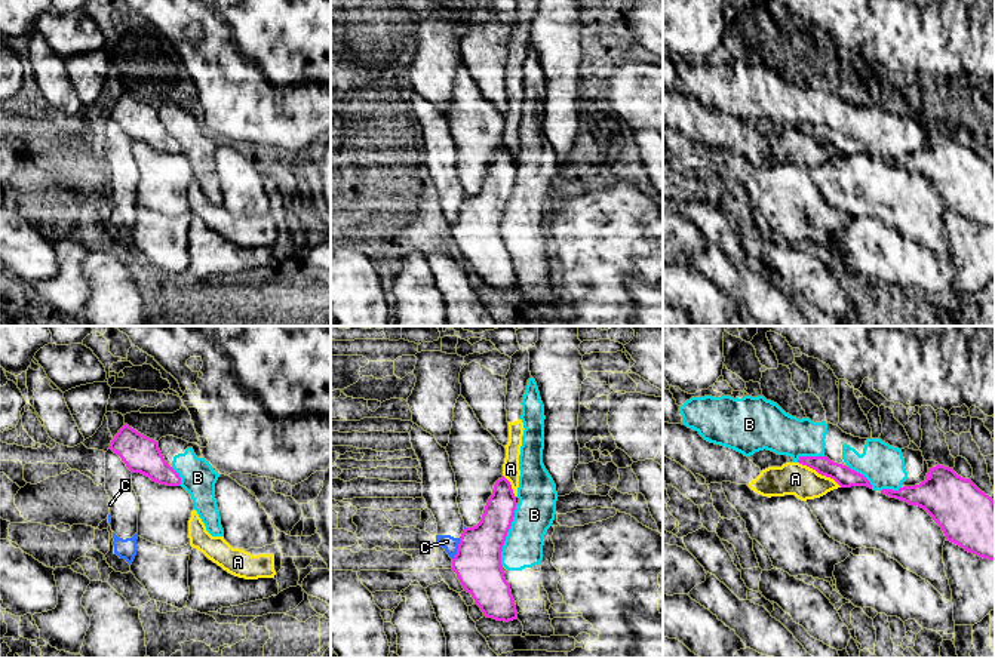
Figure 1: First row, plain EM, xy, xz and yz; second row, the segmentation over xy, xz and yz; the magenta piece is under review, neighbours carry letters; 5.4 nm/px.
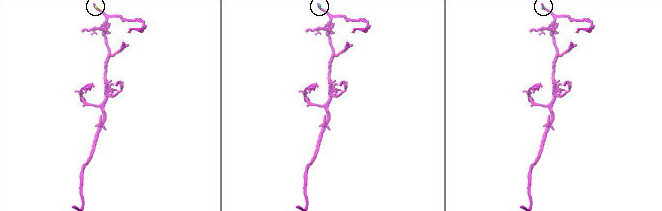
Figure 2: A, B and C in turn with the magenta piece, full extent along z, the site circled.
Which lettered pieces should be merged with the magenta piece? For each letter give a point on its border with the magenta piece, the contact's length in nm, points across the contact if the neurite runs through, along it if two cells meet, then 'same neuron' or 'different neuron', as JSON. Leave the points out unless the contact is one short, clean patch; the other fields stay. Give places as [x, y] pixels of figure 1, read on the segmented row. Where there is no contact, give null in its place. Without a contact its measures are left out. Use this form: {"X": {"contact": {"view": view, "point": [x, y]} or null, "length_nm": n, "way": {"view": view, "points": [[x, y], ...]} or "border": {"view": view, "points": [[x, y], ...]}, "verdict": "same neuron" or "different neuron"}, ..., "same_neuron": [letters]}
{"A": {"contact": {"view": "yz", "point": [820, 473]}, "length_nm": 280, "border": {"view": "yz", "points": [[798, 461], [832, 477], [841, 486]]}, "verdict": "different neuron"}, "B": {"contact": {"view": "xz", "point": [506, 535]}, "length_nm": 340, "verdict": "different neuron"}, "C": {"contact": {"view": "xz", "point": [458, 549]}, "length_nm": 140, "border": {"view": "xz", "points": [[461, 537], [453, 559]]}, "verdict": "different neuron"}, "same_neuron": []}

